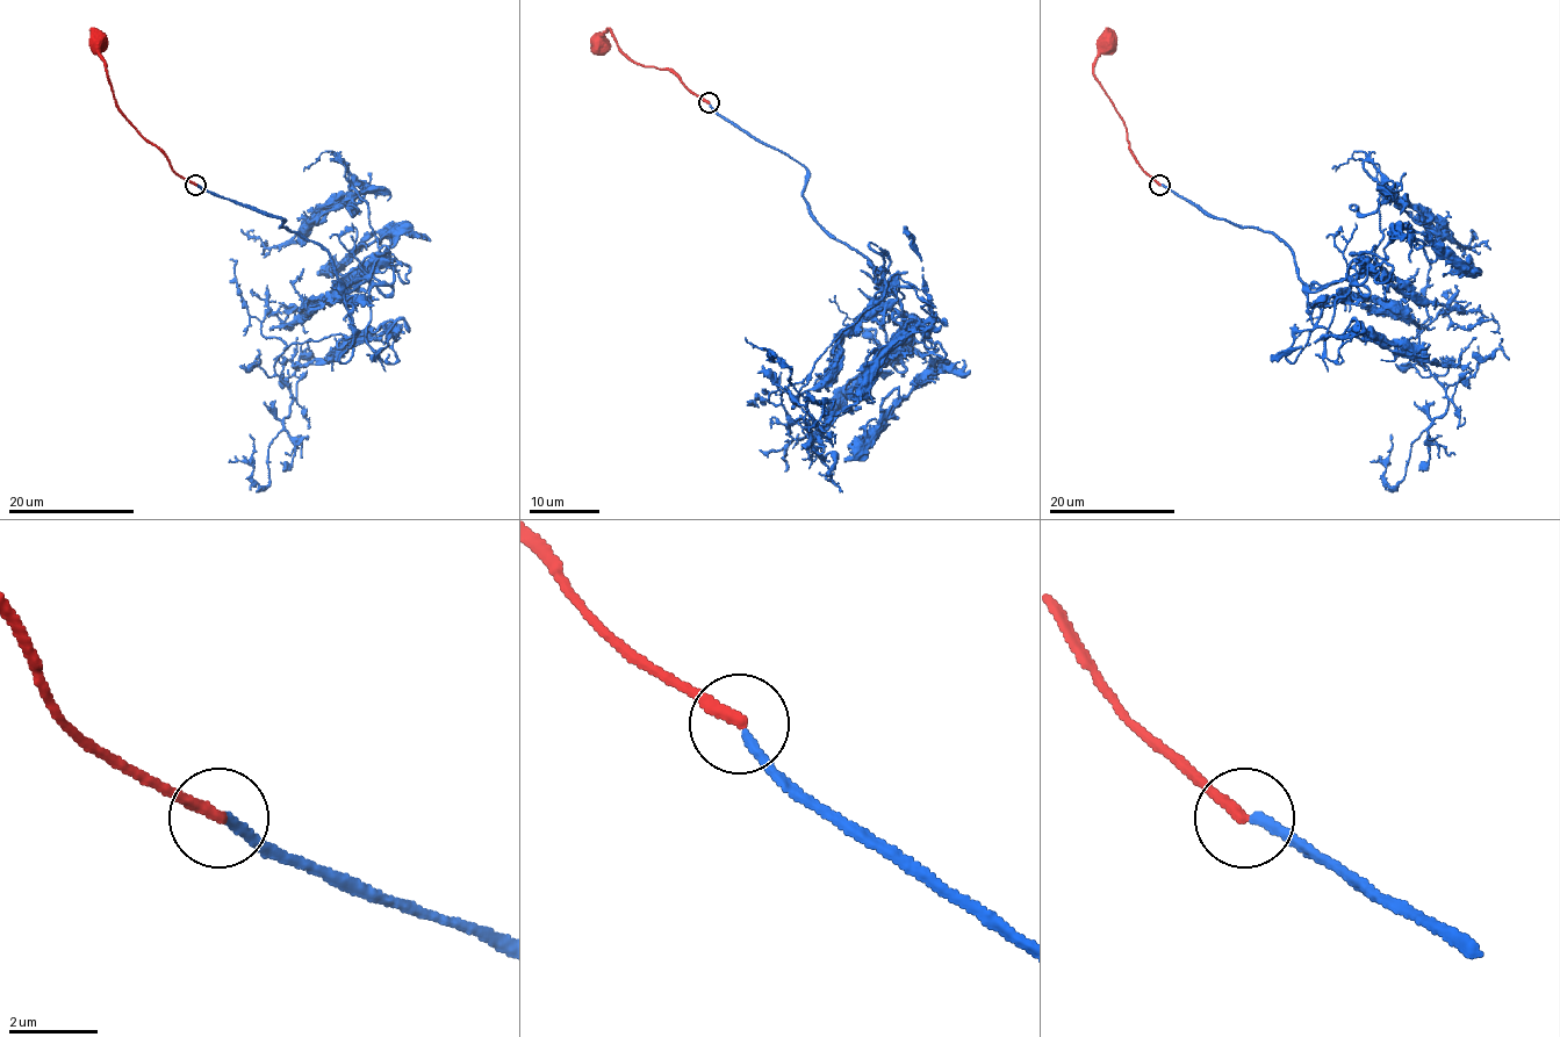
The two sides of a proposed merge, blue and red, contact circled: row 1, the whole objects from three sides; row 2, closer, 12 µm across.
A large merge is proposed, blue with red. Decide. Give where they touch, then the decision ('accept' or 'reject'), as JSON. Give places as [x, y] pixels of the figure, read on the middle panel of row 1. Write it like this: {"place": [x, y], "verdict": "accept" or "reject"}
{"place": [709, 102], "verdict": "reject"}

